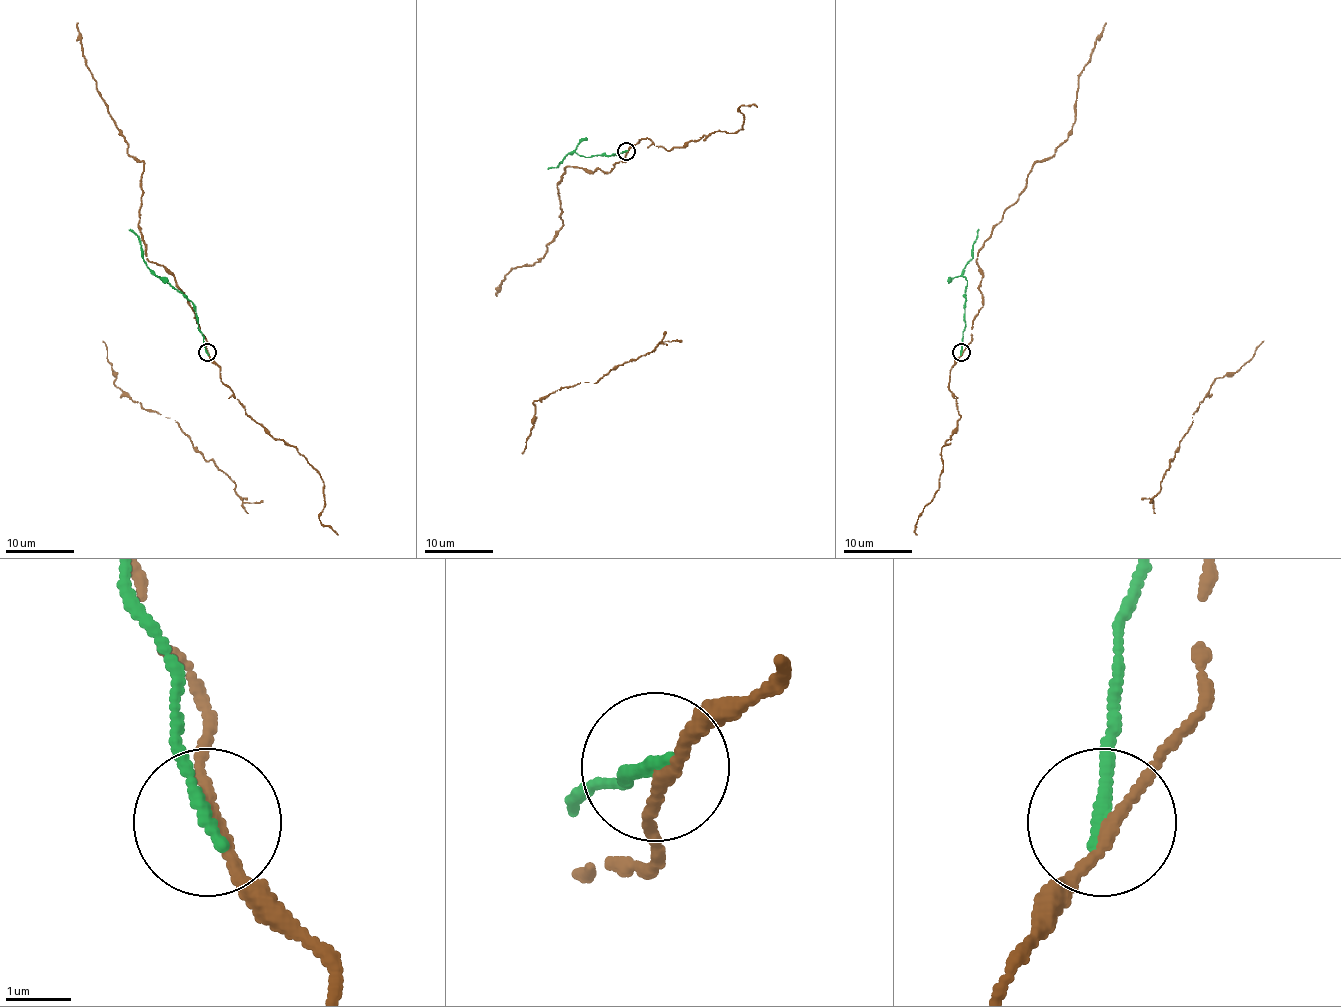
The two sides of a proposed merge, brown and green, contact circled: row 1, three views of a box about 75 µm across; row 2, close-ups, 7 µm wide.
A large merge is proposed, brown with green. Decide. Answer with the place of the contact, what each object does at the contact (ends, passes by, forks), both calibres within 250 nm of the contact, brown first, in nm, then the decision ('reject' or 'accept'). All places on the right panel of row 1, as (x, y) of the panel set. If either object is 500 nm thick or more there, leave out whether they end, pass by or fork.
(961, 352) | brown passes by | green ends | 170/190 nm | reject

